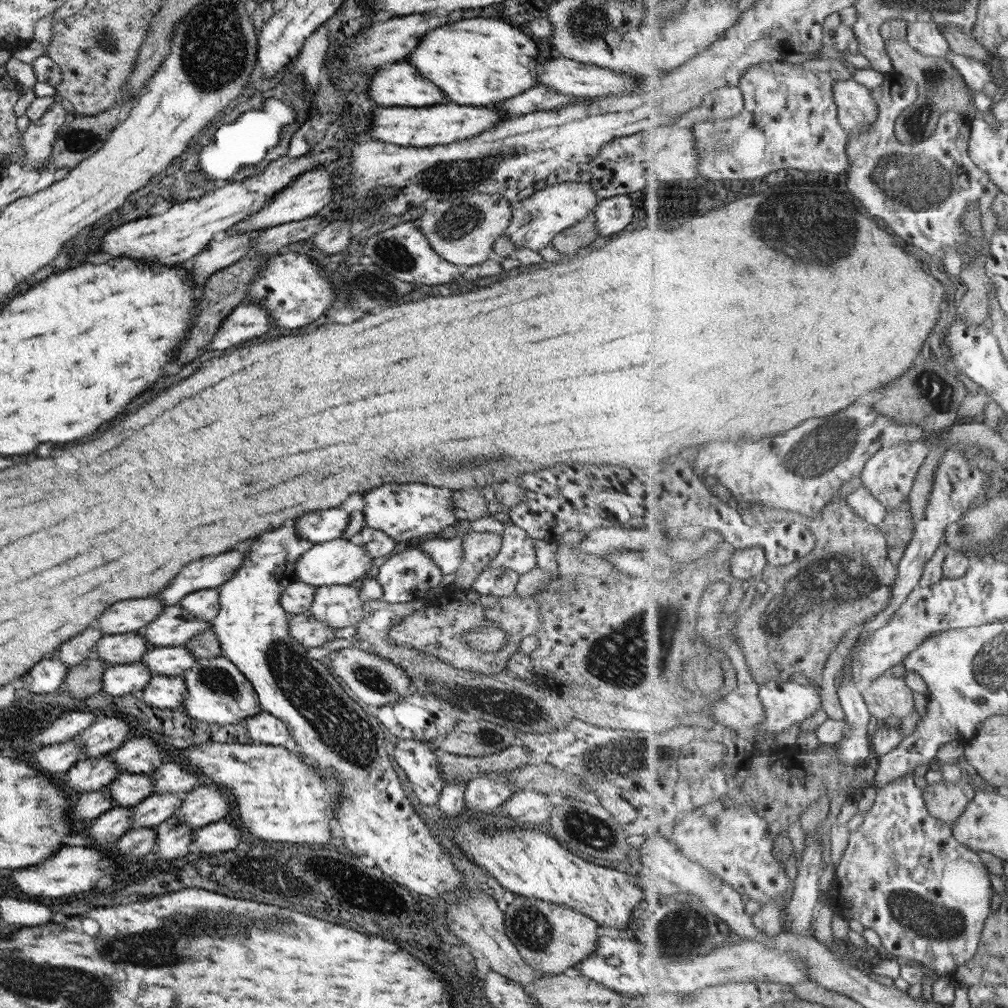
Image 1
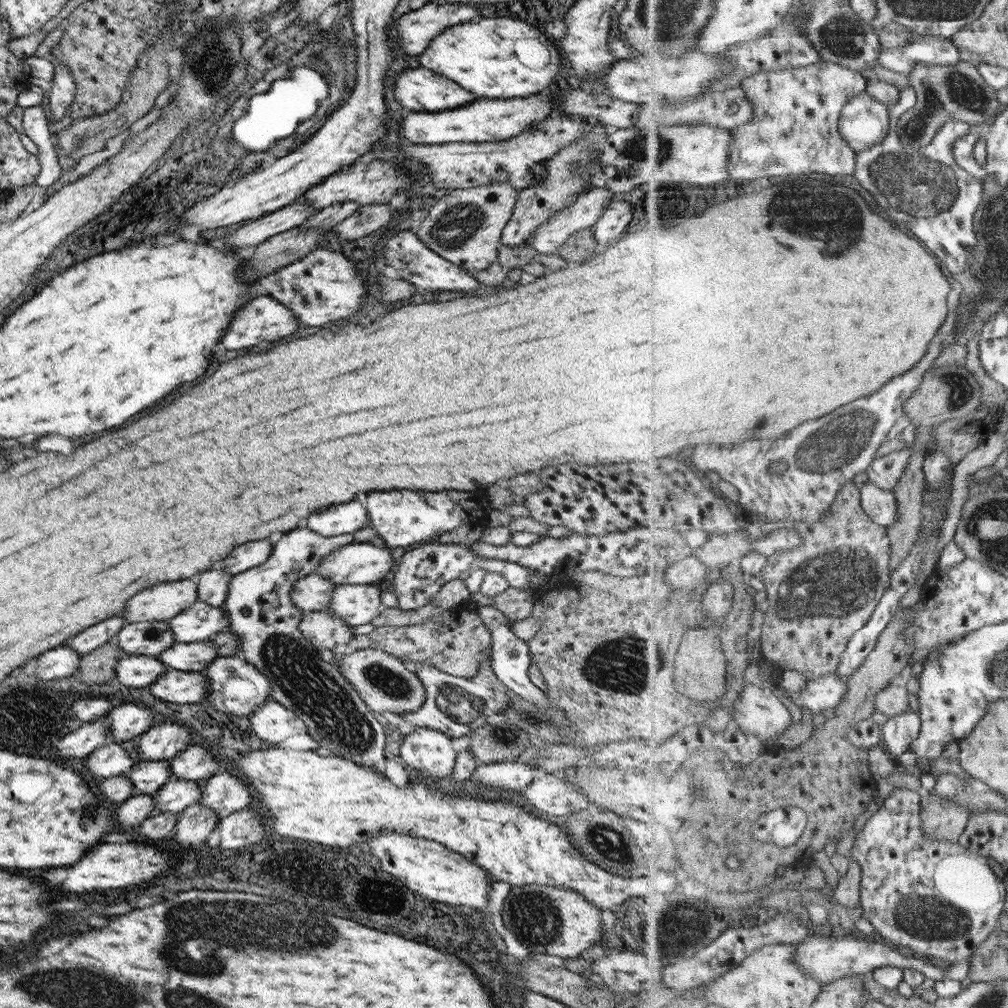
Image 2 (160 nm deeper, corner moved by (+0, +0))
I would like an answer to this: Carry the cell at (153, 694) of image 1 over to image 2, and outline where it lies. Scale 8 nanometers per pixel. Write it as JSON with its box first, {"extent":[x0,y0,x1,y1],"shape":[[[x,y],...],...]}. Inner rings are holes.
{"extent":[148,668,208,704],"shape":[[[167,668],[148,685],[155,698],[173,704],[195,704],[202,702],[208,694],[208,680],[198,671],[180,671]]]}

